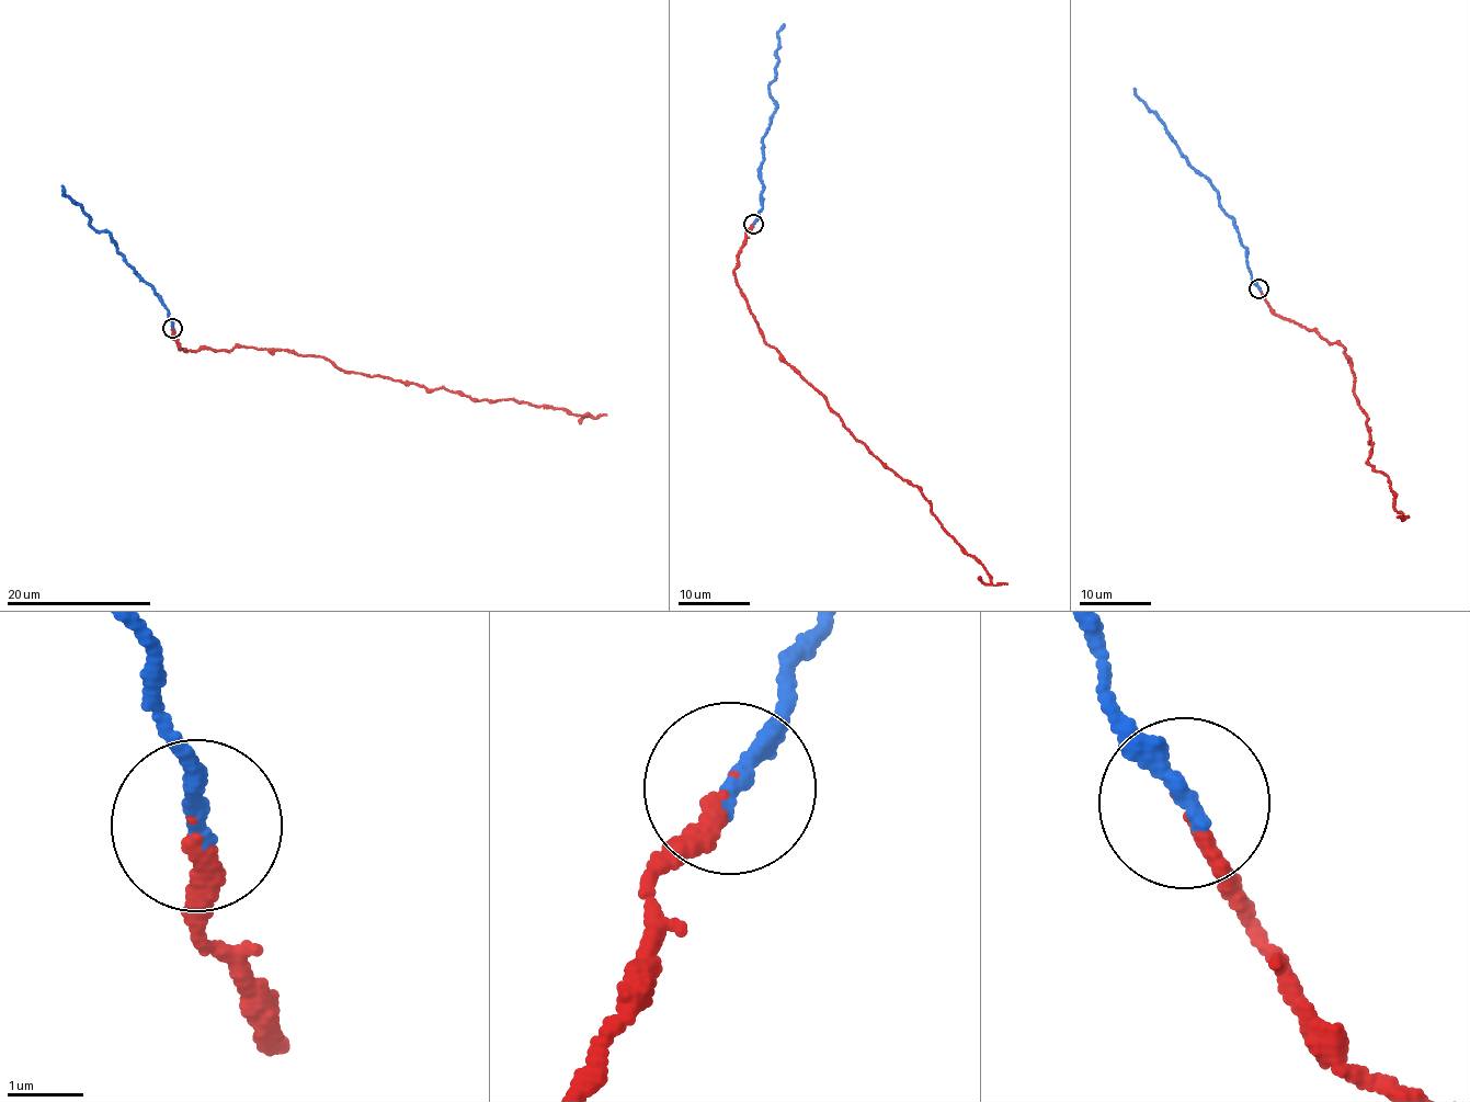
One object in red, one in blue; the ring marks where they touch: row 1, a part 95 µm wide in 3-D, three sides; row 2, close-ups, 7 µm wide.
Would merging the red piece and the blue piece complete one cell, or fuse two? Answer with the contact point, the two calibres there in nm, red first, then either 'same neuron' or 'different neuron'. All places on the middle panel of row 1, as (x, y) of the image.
(753, 224) | 220/280 nm | different neuron

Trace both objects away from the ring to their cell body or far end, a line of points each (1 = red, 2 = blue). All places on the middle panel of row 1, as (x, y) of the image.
1: (753, 223), (734, 269), (767, 345), (821, 392), (857, 441), (918, 486), (994, 586), (1007, 583)
2: (753, 223), (762, 207), (763, 138), (776, 105), (768, 88), (777, 72), (778, 33), (783, 24)

